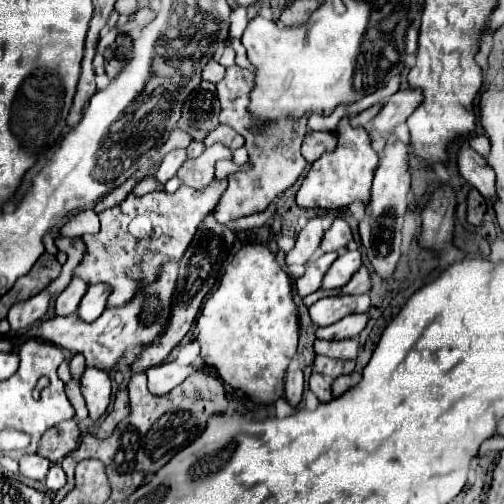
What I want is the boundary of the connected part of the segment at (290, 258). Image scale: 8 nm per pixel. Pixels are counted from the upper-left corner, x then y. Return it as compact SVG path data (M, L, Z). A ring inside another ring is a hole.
M312 218L306 228L298 234L296 238L296 246L286 254L286 264L306 264L310 260L310 256L314 254L314 250L320 246L324 236L324 228L322 228L322 220L320 218Z

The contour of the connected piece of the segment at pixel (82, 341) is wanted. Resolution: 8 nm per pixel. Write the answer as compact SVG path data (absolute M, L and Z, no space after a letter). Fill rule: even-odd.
M168 260L160 266L160 274L154 282L150 284L140 284L134 296L122 304L122 306L112 306L106 308L104 314L94 320L94 322L84 322L78 314L70 316L54 316L46 322L42 322L36 330L30 330L22 338L14 338L14 346L20 344L22 340L36 336L44 338L64 350L70 350L74 354L84 354L86 356L86 366L104 370L104 372L116 372L116 366L122 362L124 354L128 348L142 348L150 342L154 342L168 326L170 316L172 316L172 296L176 290L176 280L178 280L178 266L180 262Z

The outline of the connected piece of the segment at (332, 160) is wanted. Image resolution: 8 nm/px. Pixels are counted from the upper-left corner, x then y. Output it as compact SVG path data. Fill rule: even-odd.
M344 116L336 130L336 150L324 152L308 170L308 176L304 178L298 194L296 204L302 208L346 208L354 200L368 202L370 200L370 186L374 176L374 166L378 166L378 154L374 152L370 138L364 128L354 128L350 124L352 116Z

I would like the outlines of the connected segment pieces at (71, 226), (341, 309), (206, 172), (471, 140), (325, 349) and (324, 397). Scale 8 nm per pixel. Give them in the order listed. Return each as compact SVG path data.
M84 210L72 216L60 230L62 236L86 236L86 234L96 234L100 230L100 220L94 210Z
M330 296L310 306L310 318L316 326L328 326L352 312L368 312L370 296Z
M216 142L208 146L198 158L186 160L178 172L178 178L190 188L206 188L214 180L214 166L222 158L232 158L232 150Z
M472 134L472 136L468 136L468 144L470 144L478 154L482 154L482 156L486 156L486 154L488 154L488 150L490 150L490 142L488 142L488 138L486 138L486 136Z
M346 338L346 340L316 340L314 342L316 354L330 356L330 358L340 358L340 360L356 358L358 356L358 348L360 348L358 338Z
M312 372L310 380L308 380L308 386L310 386L310 390L316 394L316 398L318 398L320 402L330 402L330 400L332 400L330 382L328 382L328 380L326 380L322 374Z

